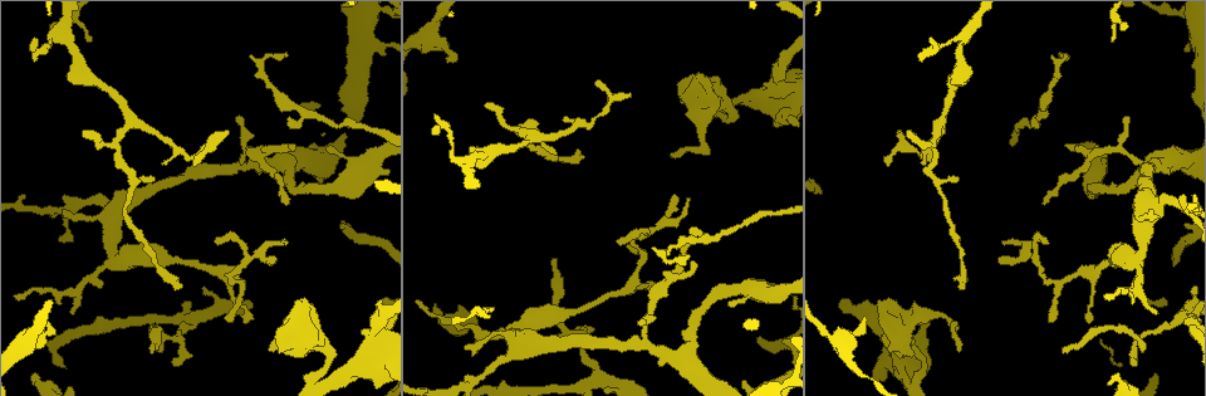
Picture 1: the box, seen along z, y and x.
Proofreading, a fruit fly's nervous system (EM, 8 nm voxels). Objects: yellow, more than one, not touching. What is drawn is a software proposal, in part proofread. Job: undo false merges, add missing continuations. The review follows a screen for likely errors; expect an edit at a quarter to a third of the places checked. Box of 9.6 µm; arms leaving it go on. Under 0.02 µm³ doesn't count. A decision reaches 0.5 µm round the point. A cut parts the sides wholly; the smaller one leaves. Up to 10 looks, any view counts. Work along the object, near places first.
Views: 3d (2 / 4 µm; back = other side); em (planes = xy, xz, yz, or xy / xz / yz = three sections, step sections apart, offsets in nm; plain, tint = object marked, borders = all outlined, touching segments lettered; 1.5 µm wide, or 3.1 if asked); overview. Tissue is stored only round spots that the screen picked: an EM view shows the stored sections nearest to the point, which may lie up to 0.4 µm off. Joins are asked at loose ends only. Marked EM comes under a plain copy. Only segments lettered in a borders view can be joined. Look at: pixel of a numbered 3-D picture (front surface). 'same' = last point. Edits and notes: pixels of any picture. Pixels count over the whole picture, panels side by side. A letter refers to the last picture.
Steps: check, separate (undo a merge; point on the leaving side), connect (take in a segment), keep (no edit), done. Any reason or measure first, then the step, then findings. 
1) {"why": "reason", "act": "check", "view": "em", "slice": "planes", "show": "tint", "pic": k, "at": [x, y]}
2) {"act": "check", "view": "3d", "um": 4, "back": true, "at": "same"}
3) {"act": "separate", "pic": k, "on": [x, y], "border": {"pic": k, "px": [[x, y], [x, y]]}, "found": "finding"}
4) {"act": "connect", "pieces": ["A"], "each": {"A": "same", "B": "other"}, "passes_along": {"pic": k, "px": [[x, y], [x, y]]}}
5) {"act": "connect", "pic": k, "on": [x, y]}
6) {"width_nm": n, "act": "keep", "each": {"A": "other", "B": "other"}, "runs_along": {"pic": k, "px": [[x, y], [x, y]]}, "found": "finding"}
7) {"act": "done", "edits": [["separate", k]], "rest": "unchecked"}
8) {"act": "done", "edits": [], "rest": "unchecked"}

{"why": "tapers out", "act": "check", "view": "3d", "um": 2, "pic": 1, "at": [907, 133]}

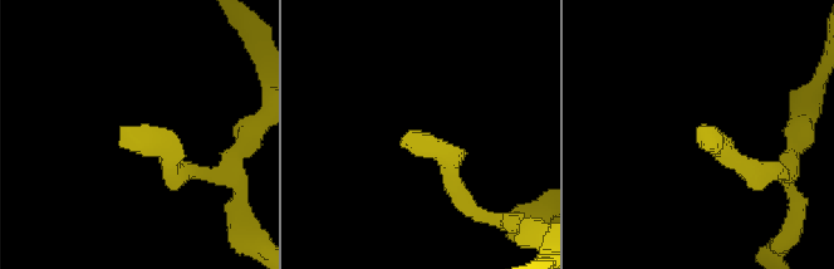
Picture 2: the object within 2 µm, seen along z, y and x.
{"act": "check", "view": "em", "slice": "planes", "show": "borders", "pic": 2, "at": [121, 129]}

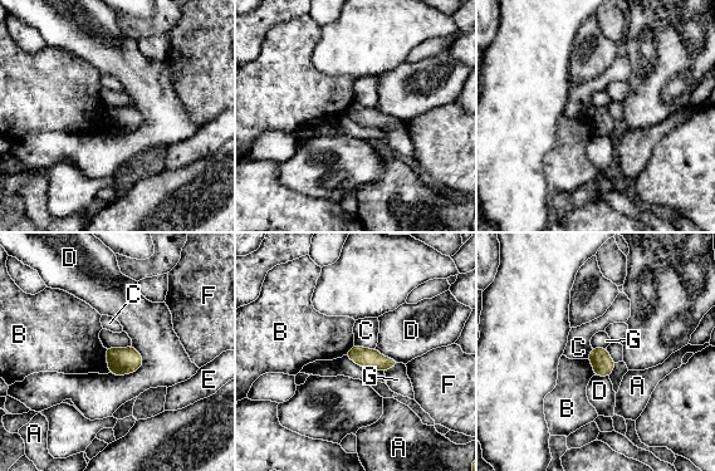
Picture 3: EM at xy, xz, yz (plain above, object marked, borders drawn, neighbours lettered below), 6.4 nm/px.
{"longest_contact_nm": ["D", 240], "act": "keep", "each": {"A": "other", "B": "other", "C": "other", "D": "other", "E": "other", "F": "other", "G": "other"}, "border": {"pic": 3, "px": [[104, 348], [109, 372]]}, "found": "no lettered segment goes on from it"}

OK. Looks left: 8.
{"why": "sudden change in width", "act": "check", "view": "em", "slice": "planes", "show": "borders", "pic": 1, "at": [785, 115]}

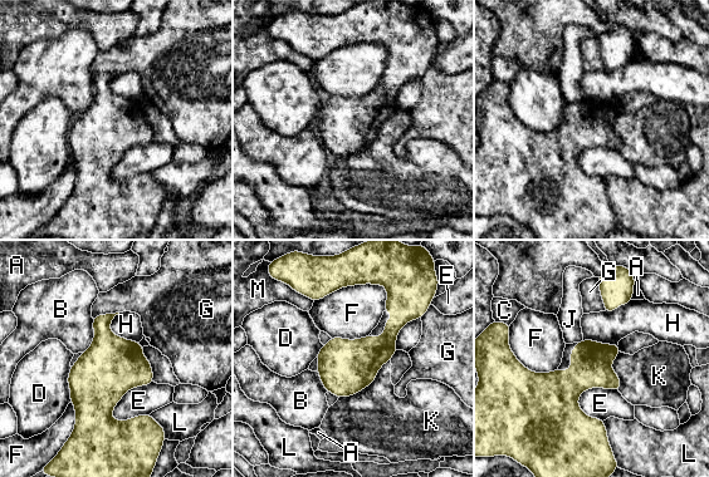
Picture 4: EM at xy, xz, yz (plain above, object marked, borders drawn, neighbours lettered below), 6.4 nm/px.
{"act": "keep", "each": {"A": "other", "B": "other", "C": "other", "D": "other", "E": "other", "F": "other", "G": "other", "H": "other", "J": "other", "K": "other", "L": "other", "M": "other"}, "border": {"pic": 4, "px": [[387, 291], [355, 284], [314, 301]]}, "found": "all the same neuron"}

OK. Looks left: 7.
{"why": "free end", "act": "check", "view": "em", "slice": "xy", "step": 8, "show": "tint", "pic": 1, "at": [701, 77]}

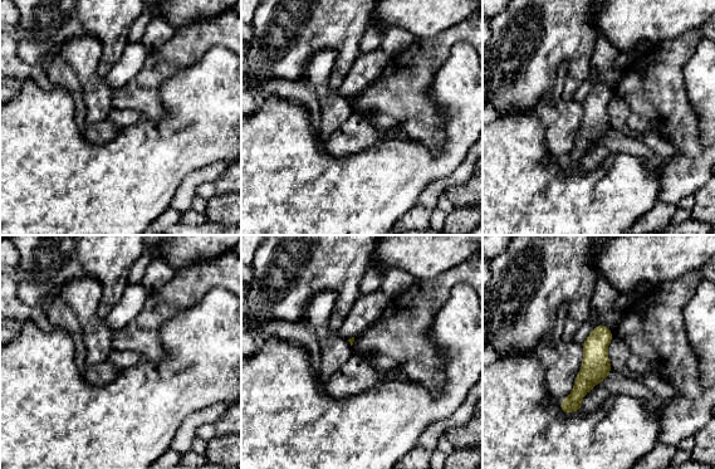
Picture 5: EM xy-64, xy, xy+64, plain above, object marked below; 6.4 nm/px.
{"act": "check", "view": "em", "slice": "xy", "step": 8, "show": "borders", "at": "same"}

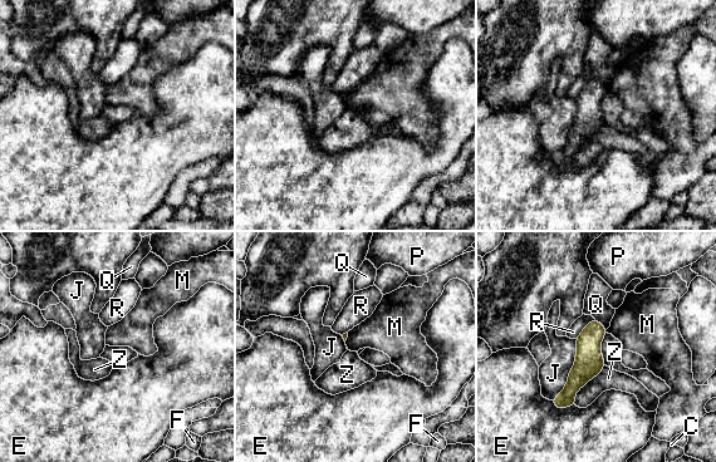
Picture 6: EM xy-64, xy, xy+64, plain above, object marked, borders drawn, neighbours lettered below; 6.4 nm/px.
{"longest_contact_nm": ["J", 420], "act": "keep", "each": {"C": "other", "E": "other", "F": "other", "J": "other", "M": "other", "P": "other", "Q": "other", "R": "other", "Z": "other"}, "border": {"pic": 6, "px": [[606, 365], [579, 389], [574, 404]]}, "found": "no lettered segment goes on from it"}

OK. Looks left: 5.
{"why": "sharp bend", "act": "check", "view": "3d", "um": 2, "pic": 1, "at": [590, 126]}

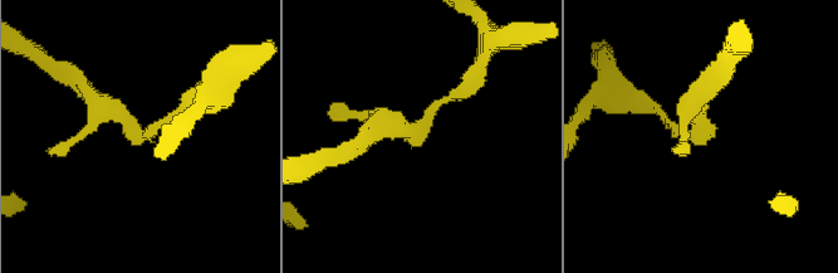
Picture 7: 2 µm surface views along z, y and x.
{"why": "now the EM", "act": "check", "view": "em", "slice": "planes", "show": "borders", "pic": 7, "at": [137, 130]}

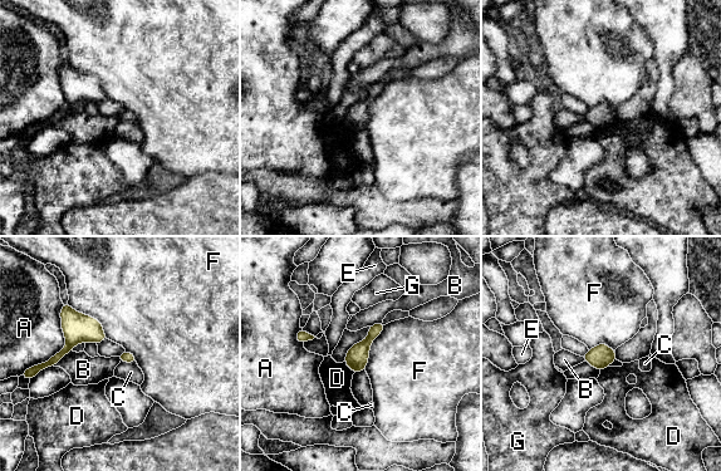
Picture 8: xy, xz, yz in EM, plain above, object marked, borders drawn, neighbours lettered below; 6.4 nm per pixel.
{"act": "keep", "each": {"A": "other", "B": "other", "C": "other", "D": "other", "E": "other", "F": "other", "G": "other"}, "border": {"pic": 8, "px": [[68, 303], [94, 317], [108, 338]]}, "found": "all the same neuron"}

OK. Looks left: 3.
{"act": "done", "edits": [], "rest": "unchecked"}

